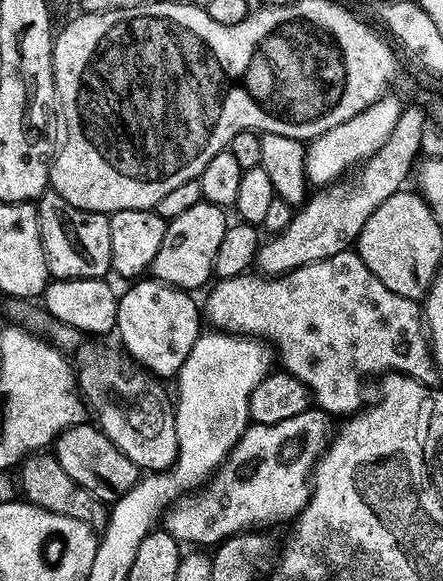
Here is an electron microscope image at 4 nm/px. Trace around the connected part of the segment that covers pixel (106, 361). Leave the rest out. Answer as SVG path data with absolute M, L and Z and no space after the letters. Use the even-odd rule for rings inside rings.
M104 348L102 350L94 350L88 355L82 362L82 366L79 370L77 369L76 377L77 377L77 389L83 398L84 402L86 403L87 409L89 411L94 410L96 417L95 421L97 427L100 429L101 432L104 432L109 436L109 438L116 443L118 446L118 450L122 450L124 454L132 462L137 464L139 468L141 468L145 473L156 473L156 472L164 472L168 468L171 468L176 461L176 455L180 453L180 447L178 446L178 434L177 430L175 430L175 411L174 406L170 397L168 398L167 392L164 390L163 384L157 377L152 376L151 373L148 373L145 369L141 369L133 365L133 363L121 352L121 351L114 351L110 348Z

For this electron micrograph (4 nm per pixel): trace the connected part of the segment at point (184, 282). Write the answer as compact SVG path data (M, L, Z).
M201 202L178 214L178 218L167 221L162 246L158 246L158 254L154 254L150 267L151 275L159 283L181 290L200 288L204 283L207 285L214 276L218 246L222 246L222 238L230 227L230 220L224 214L223 207Z

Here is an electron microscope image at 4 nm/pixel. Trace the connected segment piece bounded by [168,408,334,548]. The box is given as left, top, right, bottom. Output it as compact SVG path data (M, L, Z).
M307 408L299 412L292 419L283 419L282 422L274 424L257 424L251 423L246 427L246 430L243 432L240 440L229 452L226 461L212 476L211 484L202 492L204 494L192 499L191 501L185 499L170 516L170 525L168 525L169 532L172 533L172 536L175 537L177 543L185 544L188 543L188 546L199 546L202 548L212 548L220 544L221 541L227 540L231 536L241 535L246 531L252 530L254 526L262 526L264 524L272 524L274 522L285 522L289 523L290 521L296 519L302 509L309 502L309 498L312 496L312 487L311 487L311 475L315 471L315 464L325 453L331 437L334 432L334 424L332 428L333 417L324 411L321 408Z

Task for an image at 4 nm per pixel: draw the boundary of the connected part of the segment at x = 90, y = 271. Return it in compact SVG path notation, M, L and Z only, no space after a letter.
M51 190L38 201L38 227L49 277L58 280L98 280L109 275L112 266L110 222L102 212L87 212Z

